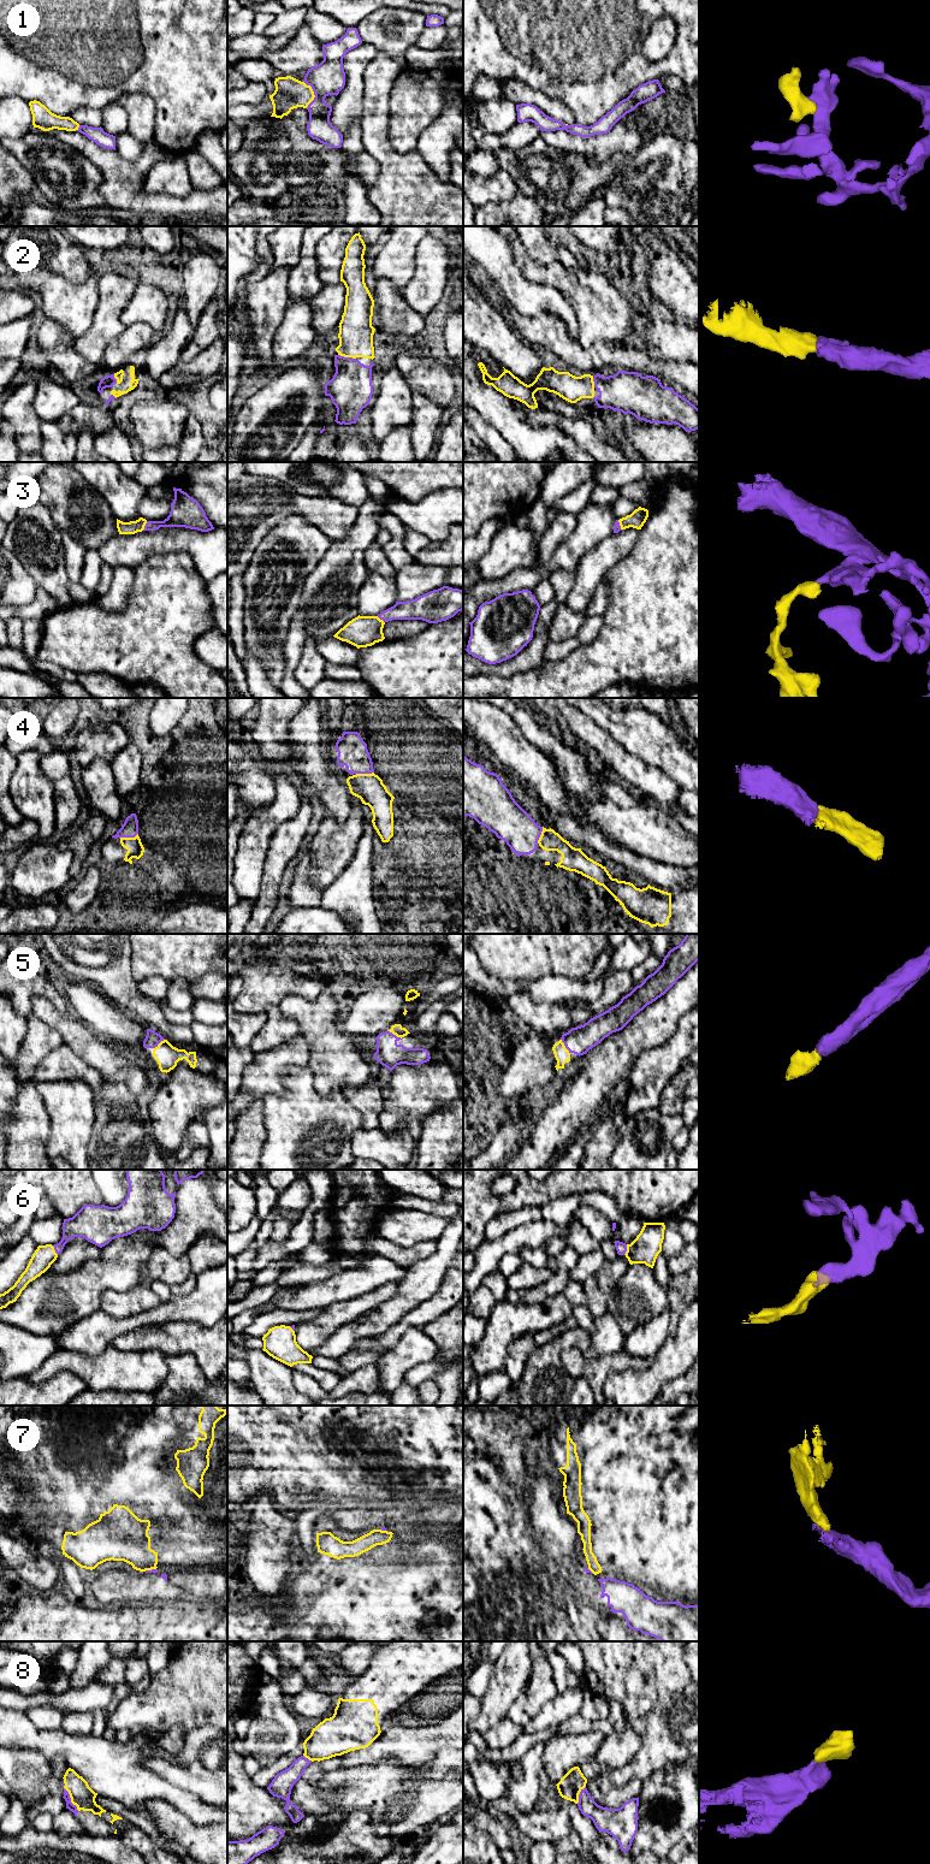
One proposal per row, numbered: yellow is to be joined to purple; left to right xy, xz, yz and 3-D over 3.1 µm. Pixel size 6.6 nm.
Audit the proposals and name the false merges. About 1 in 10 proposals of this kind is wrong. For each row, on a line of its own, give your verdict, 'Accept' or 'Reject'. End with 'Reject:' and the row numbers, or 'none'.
1: Accept
2: Accept
3: Accept
4: Accept
5: Accept
6: Accept
7: Reject
8: Accept
Reject: 7

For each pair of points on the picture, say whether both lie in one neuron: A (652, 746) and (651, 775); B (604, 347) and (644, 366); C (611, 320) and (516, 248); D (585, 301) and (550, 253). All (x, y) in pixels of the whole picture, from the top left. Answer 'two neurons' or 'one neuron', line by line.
A: two neurons
B: one neuron
C: one neuron
D: two neurons

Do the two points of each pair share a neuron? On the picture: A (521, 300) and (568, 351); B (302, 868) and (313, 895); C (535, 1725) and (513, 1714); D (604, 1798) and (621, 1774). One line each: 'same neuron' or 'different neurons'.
A: different neurons
B: same neuron
C: same neuron
D: different neurons

